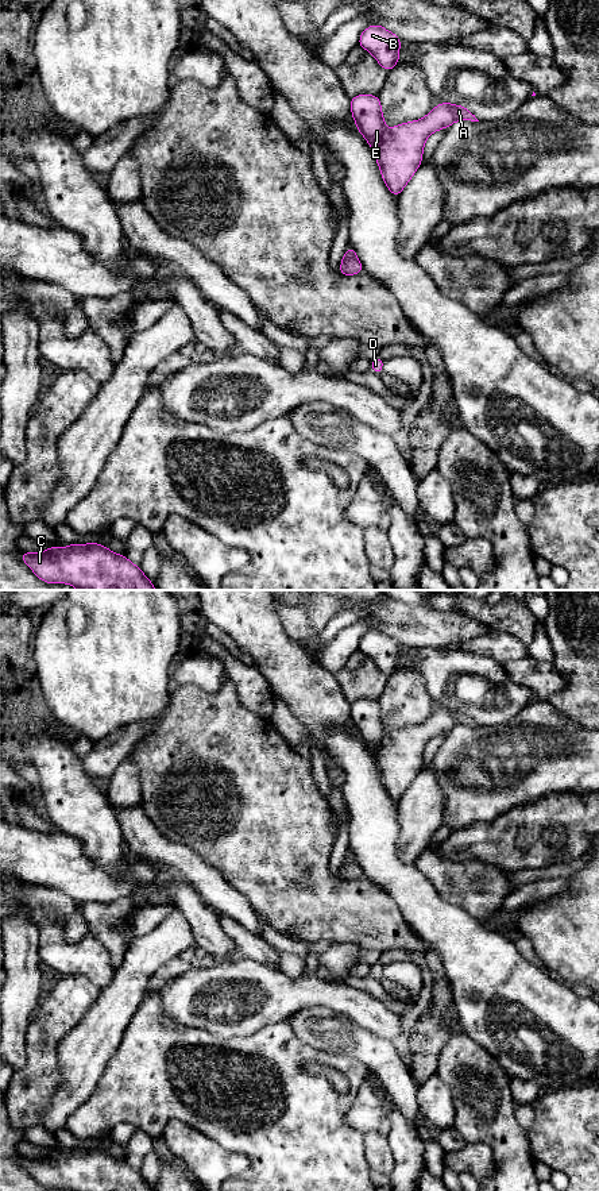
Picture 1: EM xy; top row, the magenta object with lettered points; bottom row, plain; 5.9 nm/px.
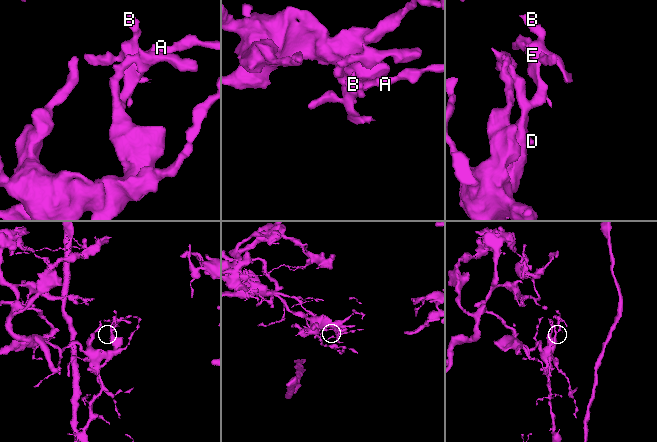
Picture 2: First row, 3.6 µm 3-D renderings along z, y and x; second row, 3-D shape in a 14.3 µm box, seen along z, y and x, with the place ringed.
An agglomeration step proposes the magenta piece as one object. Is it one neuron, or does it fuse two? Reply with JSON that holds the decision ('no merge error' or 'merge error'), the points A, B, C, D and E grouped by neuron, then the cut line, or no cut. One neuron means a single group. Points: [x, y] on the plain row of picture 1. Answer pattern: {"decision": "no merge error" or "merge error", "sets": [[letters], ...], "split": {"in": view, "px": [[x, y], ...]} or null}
{"decision": "no merge error", "sets": [["A", "B", "C", "D", "E"]], "split": null}

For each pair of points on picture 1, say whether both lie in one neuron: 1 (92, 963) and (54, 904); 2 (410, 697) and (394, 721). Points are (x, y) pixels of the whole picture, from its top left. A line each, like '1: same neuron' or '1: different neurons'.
1: same neuron
2: same neuron

